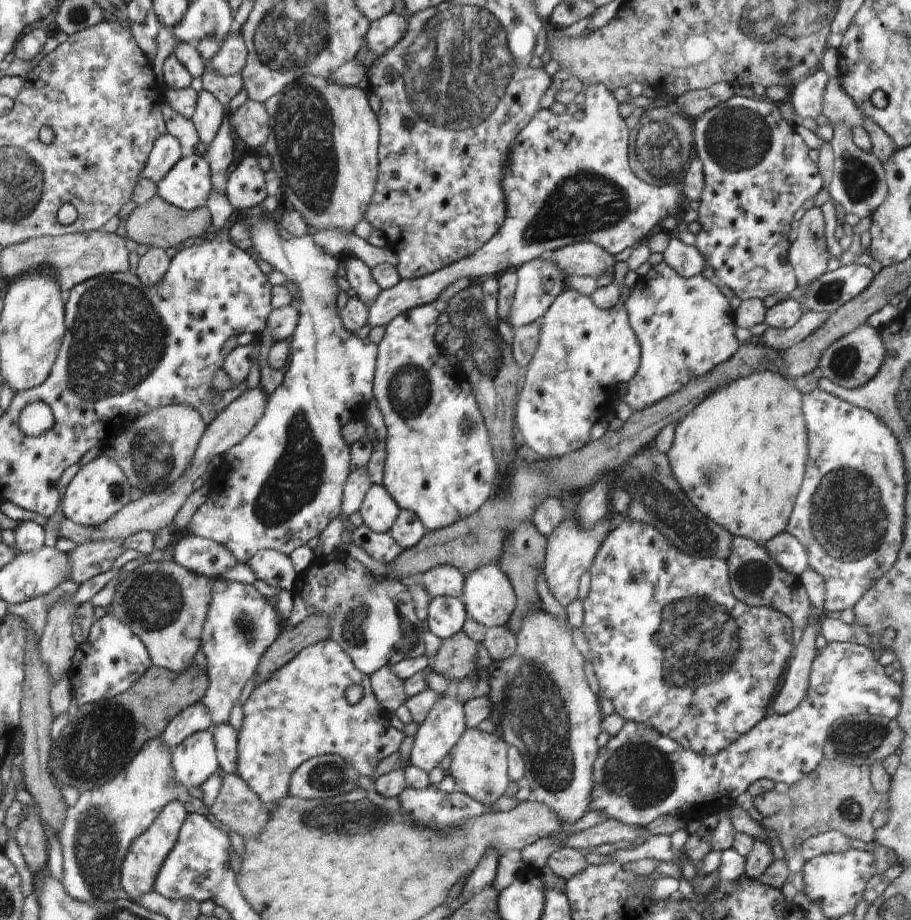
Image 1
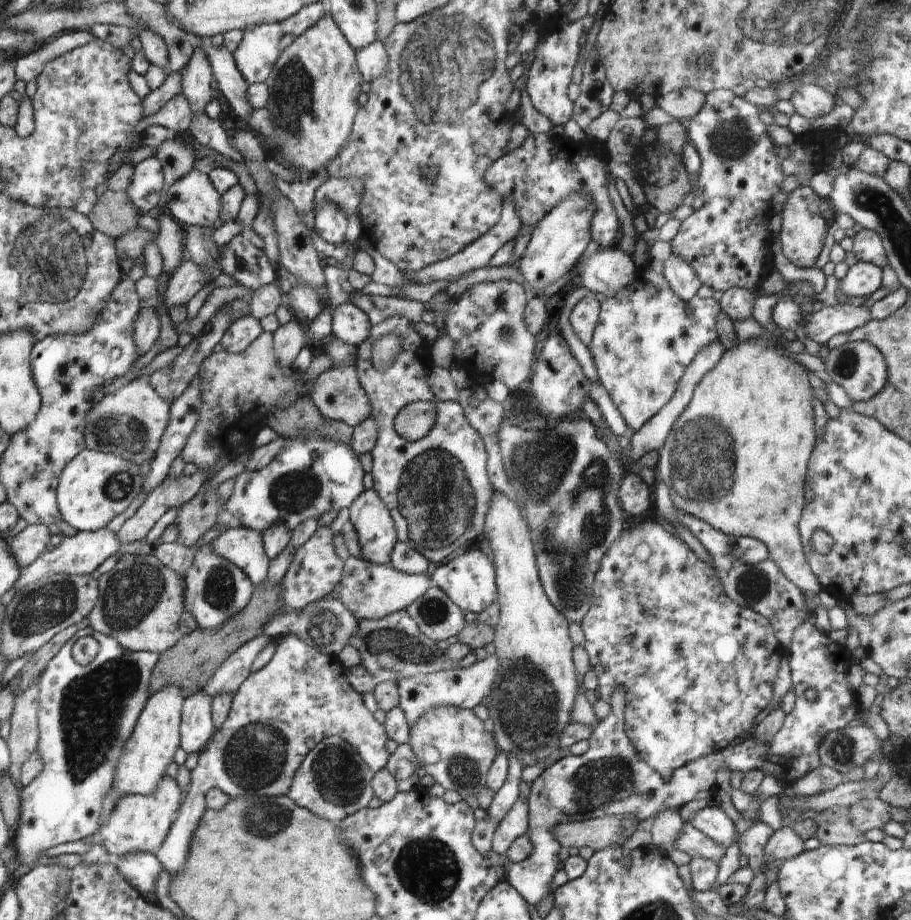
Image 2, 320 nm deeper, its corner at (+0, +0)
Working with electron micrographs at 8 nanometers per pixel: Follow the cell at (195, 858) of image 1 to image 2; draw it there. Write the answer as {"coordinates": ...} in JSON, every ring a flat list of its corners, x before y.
{"coordinates":[[151,852,128,853,113,859,122,876,143,896,155,894,156,877,163,866,156,854]]}

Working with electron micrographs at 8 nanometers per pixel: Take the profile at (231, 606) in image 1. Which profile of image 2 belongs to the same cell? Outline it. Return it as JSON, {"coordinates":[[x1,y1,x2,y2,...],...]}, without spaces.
{"coordinates":[[212,545,201,546,190,568,182,575,185,586,185,610,203,629,217,629,252,601,256,584,238,565,219,555]]}

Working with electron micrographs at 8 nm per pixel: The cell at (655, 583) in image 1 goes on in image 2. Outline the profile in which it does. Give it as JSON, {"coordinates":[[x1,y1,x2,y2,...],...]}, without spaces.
{"coordinates":[[640,521,626,528,626,534,622,534,622,542,618,542,618,546,614,546,614,550,605,555,606,562,601,562,602,574,598,574,598,582,594,582,593,586,594,606,590,606,590,614,586,614,580,622,586,639,583,647,589,656,591,668,598,676,599,698,610,704,615,688,619,686,625,691,625,733,636,747,637,757,668,778,687,762,726,749,732,740,750,730,754,718,772,702,772,686,784,650,780,648,780,641,770,621,751,608,737,605,726,594,726,588,717,572,698,559,678,536,672,538,672,532,656,524,656,521]]}

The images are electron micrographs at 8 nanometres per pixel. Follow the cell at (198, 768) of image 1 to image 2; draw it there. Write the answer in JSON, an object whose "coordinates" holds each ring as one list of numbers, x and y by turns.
{"coordinates":[[203,688,185,700,182,713,181,747,188,753,205,750,205,746,213,740,212,700,210,693]]}

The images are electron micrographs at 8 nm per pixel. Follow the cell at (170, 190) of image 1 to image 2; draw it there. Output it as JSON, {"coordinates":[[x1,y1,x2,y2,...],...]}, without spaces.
{"coordinates":[[190,171,168,188,166,212,170,213,184,228,193,226,215,229,222,224,220,192,214,190,209,175]]}

